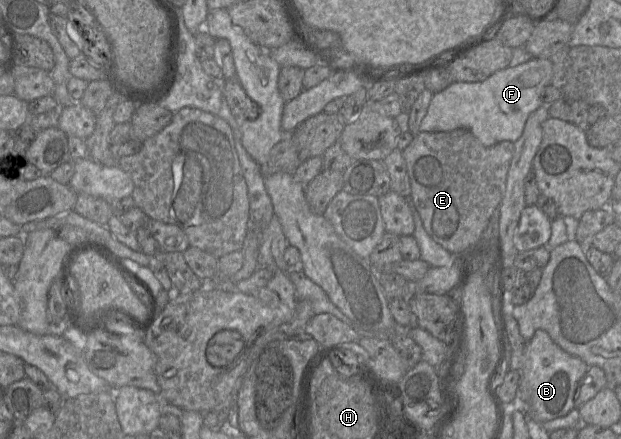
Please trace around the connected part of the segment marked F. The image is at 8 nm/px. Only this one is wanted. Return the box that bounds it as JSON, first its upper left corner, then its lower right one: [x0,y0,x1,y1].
[419,58,552,147]

